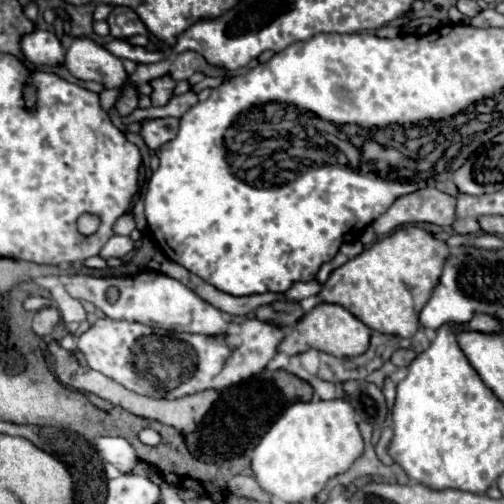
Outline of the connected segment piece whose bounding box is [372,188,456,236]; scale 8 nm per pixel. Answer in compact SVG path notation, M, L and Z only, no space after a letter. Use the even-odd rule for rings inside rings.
M424 188L400 196L372 226L378 236L384 236L390 234L396 226L408 222L430 222L438 226L452 226L454 220L456 220L456 198L436 188Z

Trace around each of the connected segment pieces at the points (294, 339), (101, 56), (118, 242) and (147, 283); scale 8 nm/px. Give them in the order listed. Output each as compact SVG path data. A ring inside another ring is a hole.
M318 304L316 308L312 308L308 314L304 314L304 318L300 322L296 322L296 326L288 328L282 344L278 346L280 352L294 356L294 354L302 354L310 348L314 350L322 350L328 352L332 356L360 356L362 352L366 352L368 342L370 342L370 328L364 326L356 316L352 316L344 306L340 304Z
M76 38L64 58L66 68L80 80L94 80L106 88L120 88L128 74L122 60L88 38Z
M116 234L116 238L110 238L104 244L104 248L100 250L100 256L104 260L108 260L108 258L124 258L124 256L128 256L128 252L132 248L134 248L134 242L132 242L130 236L118 236Z
M144 270L134 278L94 278L94 276L76 274L66 282L66 290L74 298L92 302L98 310L102 310L112 320L132 320L146 326L160 326L176 332L192 332L192 334L208 334L208 336L226 334L226 328L230 324L218 308L204 302L194 290L156 270ZM110 288L118 290L118 298L114 302L108 300L106 296Z

